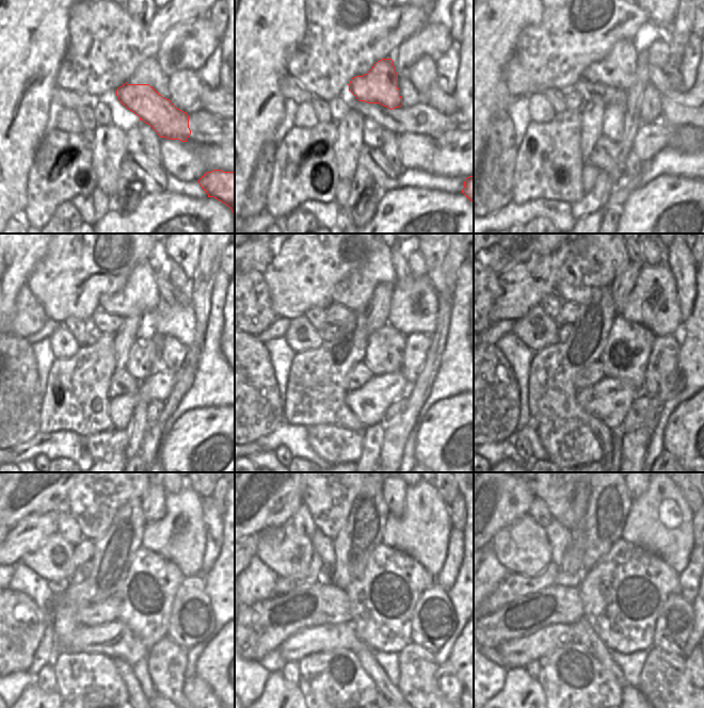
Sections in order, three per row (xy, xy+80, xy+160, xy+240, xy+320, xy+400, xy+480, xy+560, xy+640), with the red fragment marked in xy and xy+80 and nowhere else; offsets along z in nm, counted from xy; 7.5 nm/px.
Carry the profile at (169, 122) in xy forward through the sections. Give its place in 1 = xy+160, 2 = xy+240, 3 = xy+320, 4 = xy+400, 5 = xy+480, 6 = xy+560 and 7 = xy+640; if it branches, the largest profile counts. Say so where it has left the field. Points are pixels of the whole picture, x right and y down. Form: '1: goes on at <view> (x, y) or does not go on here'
1: goes on at xy+160 (618, 68)
2: goes on at xy+240 (140, 294)
3: goes on at xy+320 (354, 291)
4: goes on at xy+400 (598, 255)
5: goes on at xy+480 (97, 494)
6: goes on at xy+560 (329, 494)
7: goes on at xy+640 (566, 494)

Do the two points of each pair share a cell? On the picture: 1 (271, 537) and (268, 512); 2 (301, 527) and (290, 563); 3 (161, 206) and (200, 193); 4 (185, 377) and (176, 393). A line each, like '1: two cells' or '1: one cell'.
1: two cells
2: two cells
3: two cells
4: one cell

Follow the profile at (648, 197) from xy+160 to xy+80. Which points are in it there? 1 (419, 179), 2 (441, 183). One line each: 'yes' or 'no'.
1: no
2: no

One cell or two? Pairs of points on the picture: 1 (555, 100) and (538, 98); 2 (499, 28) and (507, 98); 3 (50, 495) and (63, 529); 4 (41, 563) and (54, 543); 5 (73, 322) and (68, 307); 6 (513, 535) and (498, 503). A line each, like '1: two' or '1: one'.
1: two
2: one
3: two
4: one
5: two
6: two

